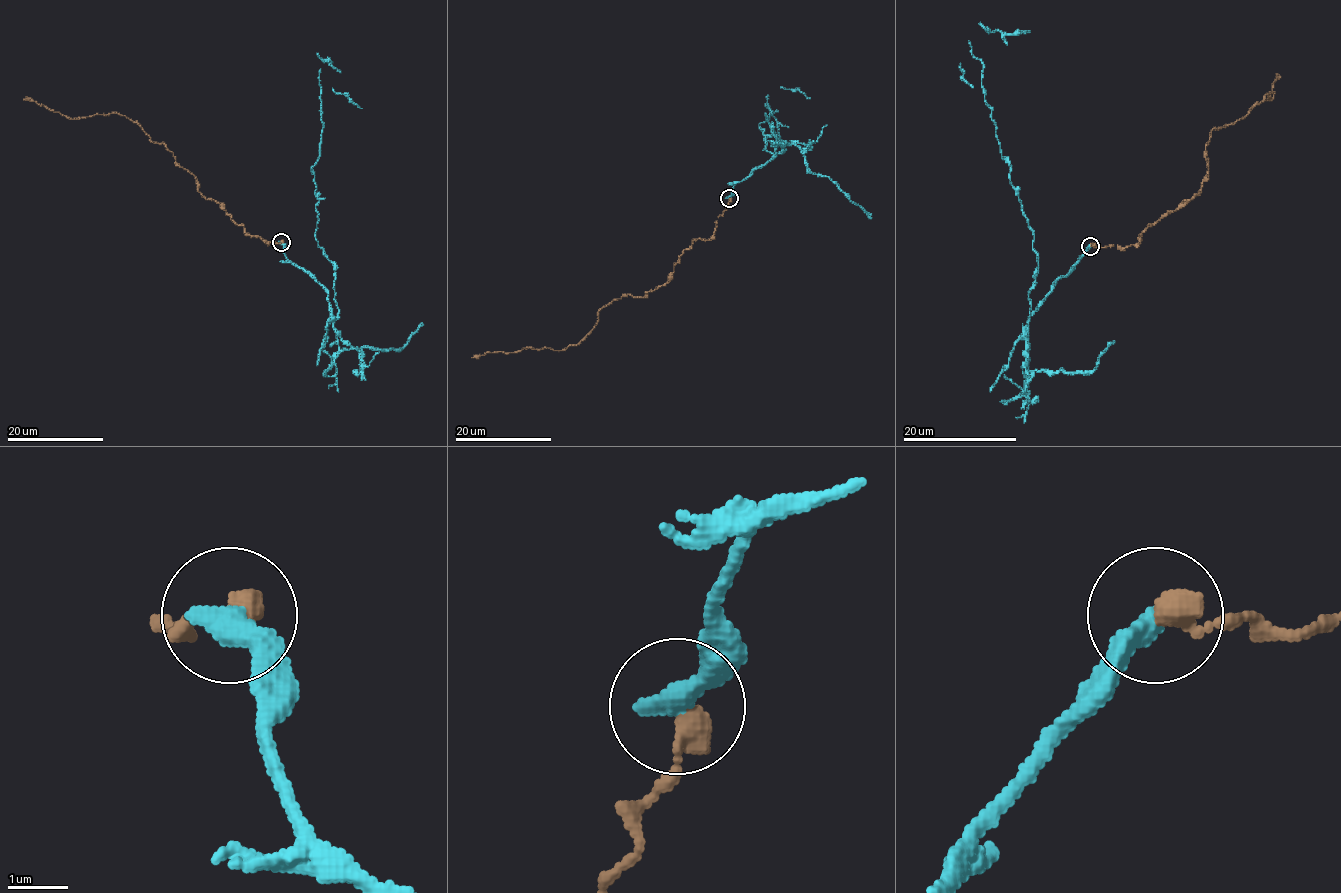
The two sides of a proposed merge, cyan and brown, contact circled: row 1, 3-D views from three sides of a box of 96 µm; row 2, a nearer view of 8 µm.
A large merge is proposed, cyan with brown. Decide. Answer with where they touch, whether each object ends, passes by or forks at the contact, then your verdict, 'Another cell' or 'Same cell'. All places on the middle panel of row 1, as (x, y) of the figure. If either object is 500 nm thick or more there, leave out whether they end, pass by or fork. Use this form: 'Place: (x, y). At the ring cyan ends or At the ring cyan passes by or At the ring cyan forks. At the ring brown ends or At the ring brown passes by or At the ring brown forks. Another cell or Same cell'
Place: (729, 198). At the ring cyan ends. At the ring brown ends. Another cell

